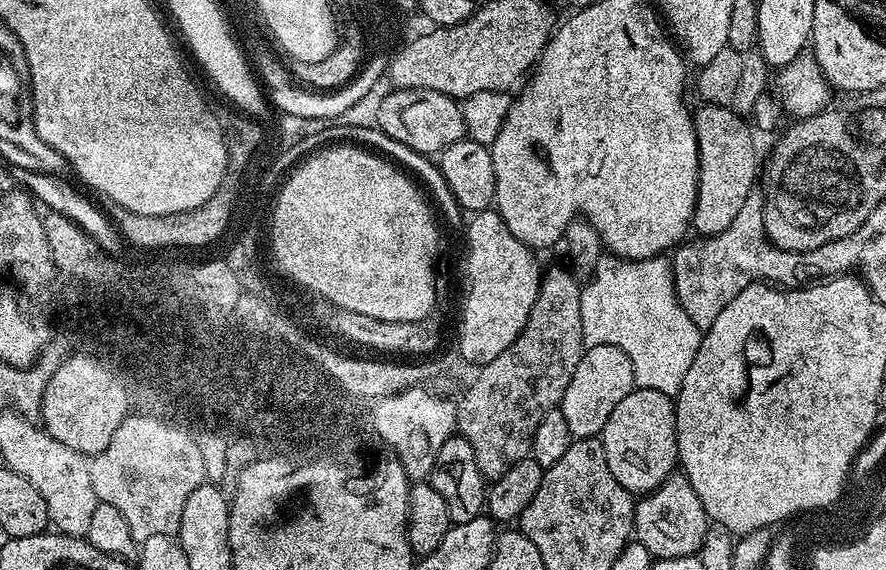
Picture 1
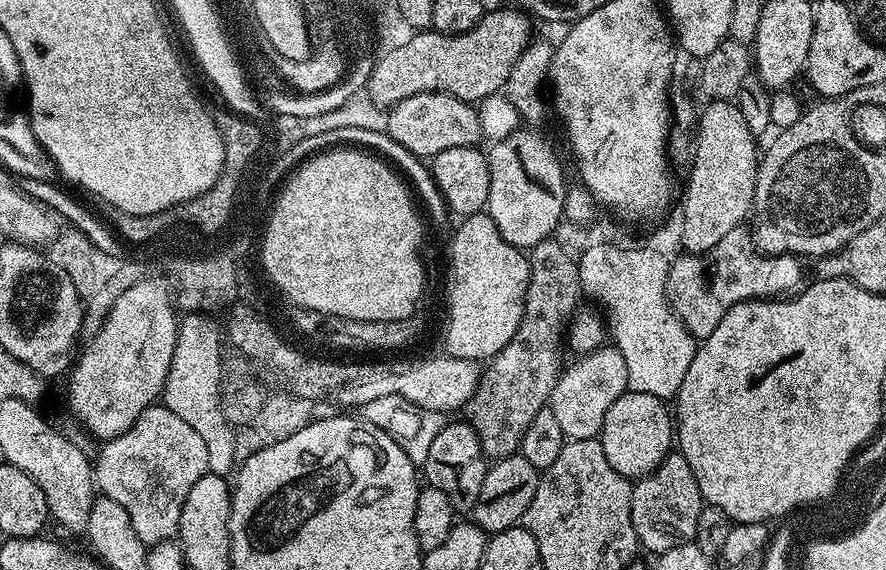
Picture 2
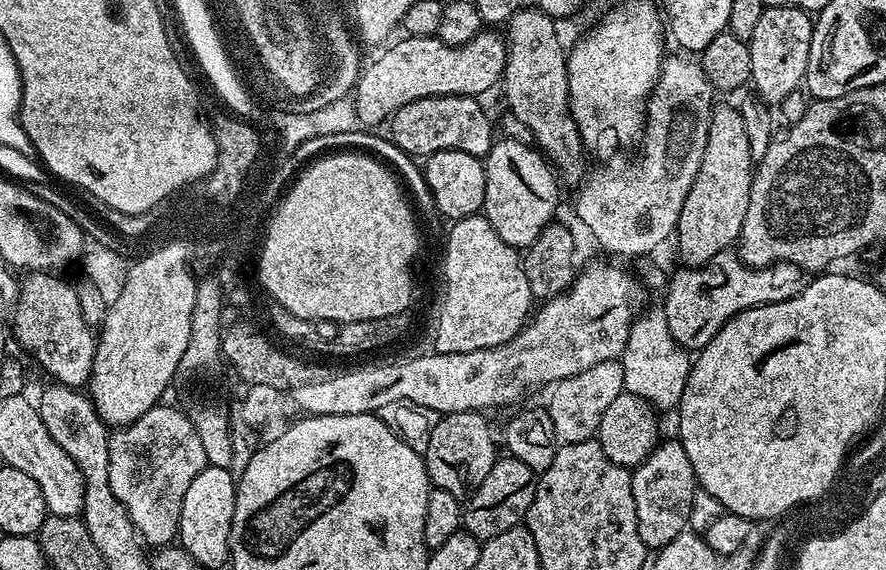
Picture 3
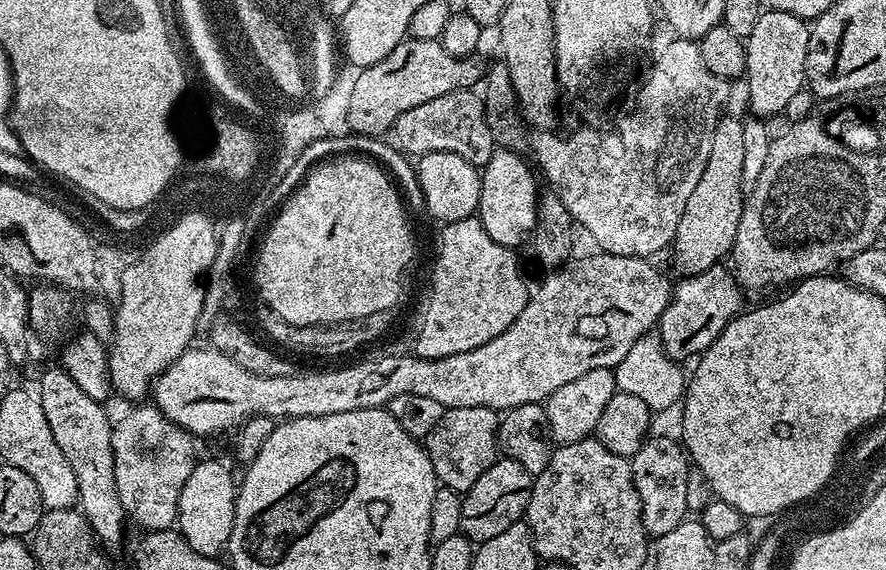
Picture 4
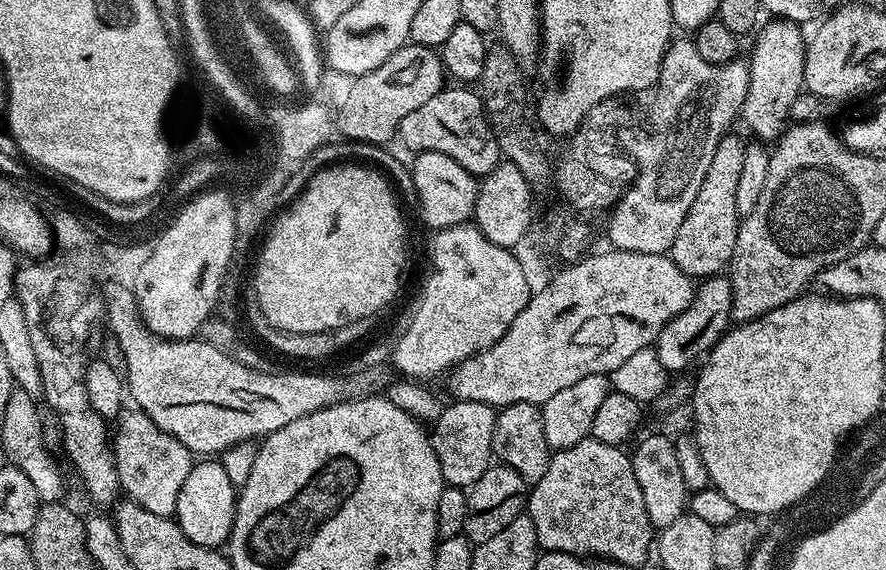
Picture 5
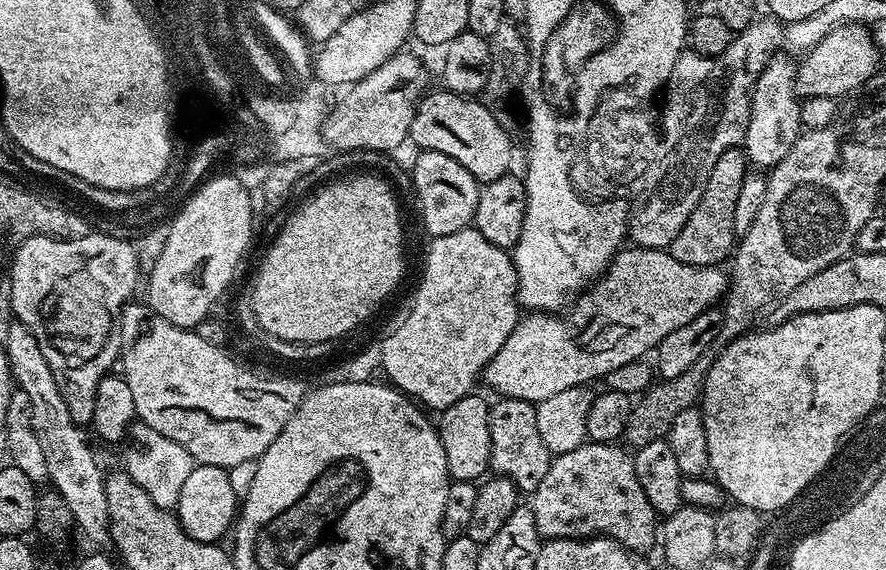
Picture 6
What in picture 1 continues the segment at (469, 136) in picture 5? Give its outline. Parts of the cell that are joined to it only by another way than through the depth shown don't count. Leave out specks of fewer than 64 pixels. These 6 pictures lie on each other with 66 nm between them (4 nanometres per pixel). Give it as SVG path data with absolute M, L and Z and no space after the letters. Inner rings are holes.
M393 88L392 92L383 99L375 127L386 133L394 142L408 146L421 157L435 157L443 148L465 139L466 136L461 105L453 97L429 88Z

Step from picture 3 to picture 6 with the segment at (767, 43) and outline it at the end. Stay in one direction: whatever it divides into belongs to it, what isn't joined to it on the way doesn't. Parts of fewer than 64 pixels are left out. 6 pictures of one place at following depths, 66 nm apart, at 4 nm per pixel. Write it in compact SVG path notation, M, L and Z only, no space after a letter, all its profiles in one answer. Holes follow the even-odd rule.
M791 55L773 56L762 70L756 89L752 92L752 109L742 147L749 165L757 169L770 170L778 162L782 162L782 158L786 158L786 154L790 152L790 146L794 146L794 142L802 134L800 100L796 90L797 67L797 61Z

